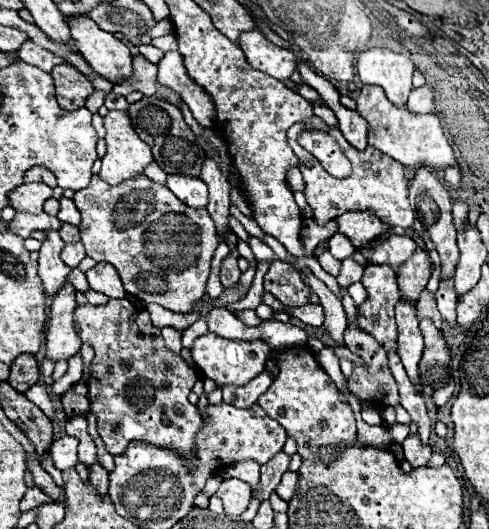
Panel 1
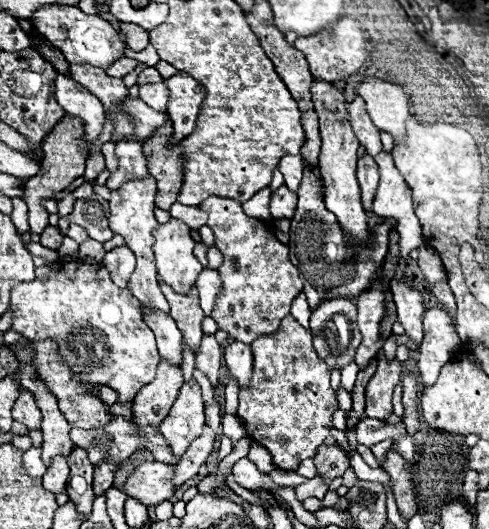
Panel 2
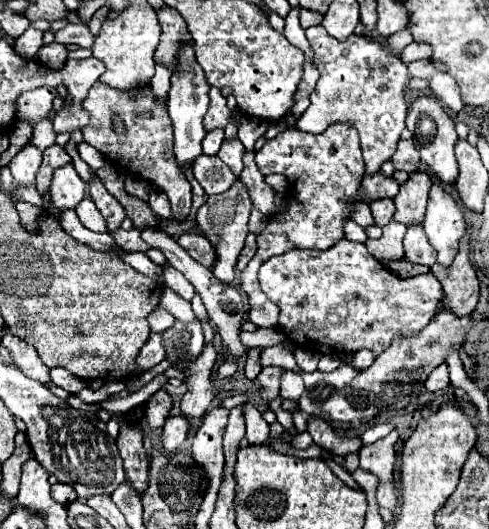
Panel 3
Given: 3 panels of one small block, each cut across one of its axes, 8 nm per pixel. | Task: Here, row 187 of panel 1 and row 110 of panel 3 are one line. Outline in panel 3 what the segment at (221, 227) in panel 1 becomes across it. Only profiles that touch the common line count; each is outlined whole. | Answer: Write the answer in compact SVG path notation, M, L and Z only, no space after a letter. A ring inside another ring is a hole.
M210 88L210 106L204 116L206 132L216 128L226 128L228 120L230 120L230 108L226 106L226 98L220 94L218 88Z

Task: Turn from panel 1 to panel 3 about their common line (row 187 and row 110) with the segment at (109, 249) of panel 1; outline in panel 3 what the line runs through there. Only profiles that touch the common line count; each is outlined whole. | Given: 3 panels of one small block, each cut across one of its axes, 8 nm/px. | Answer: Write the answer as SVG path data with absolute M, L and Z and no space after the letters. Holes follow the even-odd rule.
M96 82L84 100L84 108L90 112L90 124L82 128L84 142L88 142L98 152L102 152L106 158L116 162L126 175L137 176L152 182L162 192L166 192L170 206L172 206L174 220L182 222L190 212L192 186L186 180L186 176L180 174L180 168L176 166L176 160L172 158L174 154L172 124L170 124L166 106L156 104L150 88L144 90L144 94L120 94L112 90L110 86ZM112 114L118 114L122 122L126 124L124 134L114 134Z

